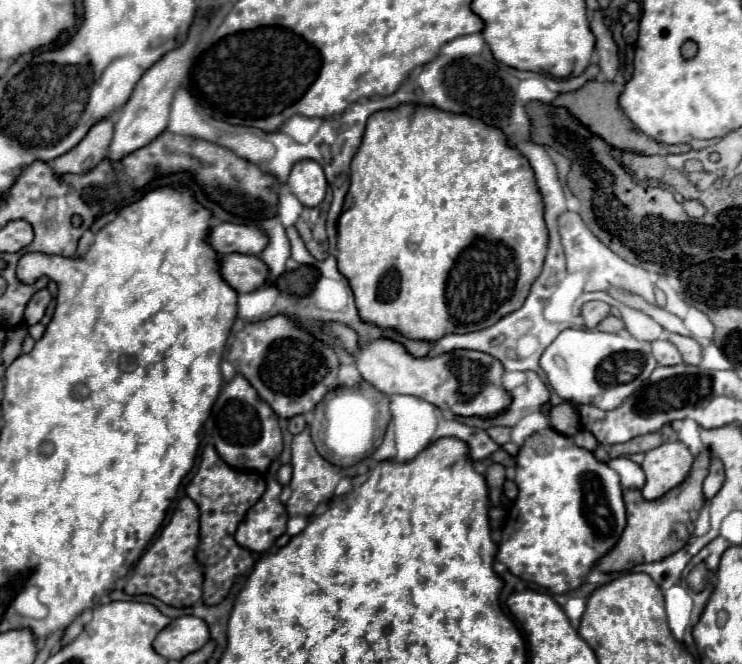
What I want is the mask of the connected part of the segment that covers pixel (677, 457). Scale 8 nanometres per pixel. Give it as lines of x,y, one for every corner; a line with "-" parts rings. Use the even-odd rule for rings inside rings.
680,440
664,442
662,446
646,452
642,462
642,470
646,474
642,496
646,500
656,500
670,488
678,486
690,472
692,462
692,452

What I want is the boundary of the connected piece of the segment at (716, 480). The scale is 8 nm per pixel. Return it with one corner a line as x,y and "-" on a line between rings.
712,456
710,474
704,480
704,498
712,500
718,494
718,490
722,488
722,482
724,482
724,466
722,466
722,462
718,458

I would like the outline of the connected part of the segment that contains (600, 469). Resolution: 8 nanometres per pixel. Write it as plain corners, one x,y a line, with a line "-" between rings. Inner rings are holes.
552,428
532,434
516,456
518,498
510,510
510,518
502,530
502,542
496,560
506,564
508,570
526,580
548,588
552,594
566,594
580,588
586,576
620,540
626,528
626,506
622,500
622,486
618,474
604,462
596,460
590,450
584,450
558,434

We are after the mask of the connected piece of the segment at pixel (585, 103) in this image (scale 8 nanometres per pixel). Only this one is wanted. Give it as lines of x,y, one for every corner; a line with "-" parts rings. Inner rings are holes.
592,80
590,84
584,84
580,90
576,92
566,92
566,94
560,94
552,104
554,106
564,106
568,108
574,116
578,116
578,120
582,120
582,124
586,124
594,134
602,136
610,146
618,148
618,150
630,150
630,152
640,152
640,154
682,154
682,152
688,152
690,146
688,144
662,144
662,142
656,142
652,138
648,138
644,132
640,132
638,128
632,126
632,122
628,120
628,116
624,114
618,98
624,90
624,84
618,84
618,82
598,82
598,80

